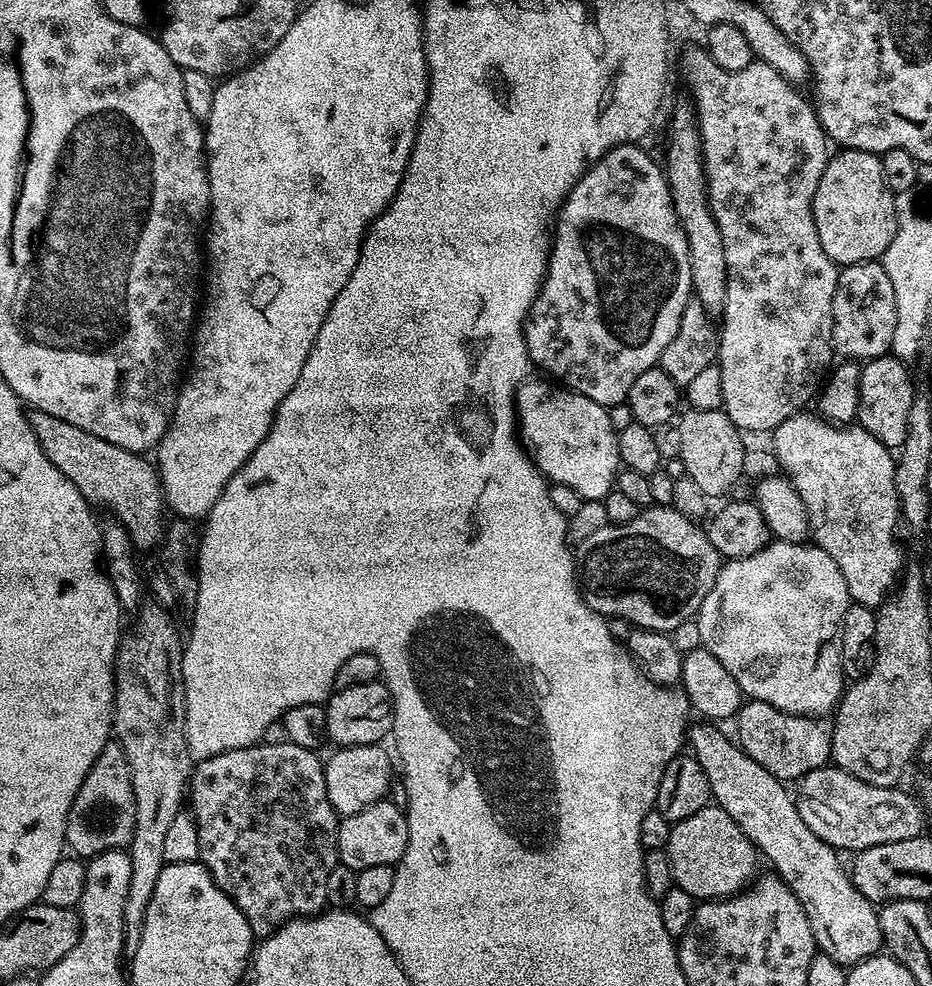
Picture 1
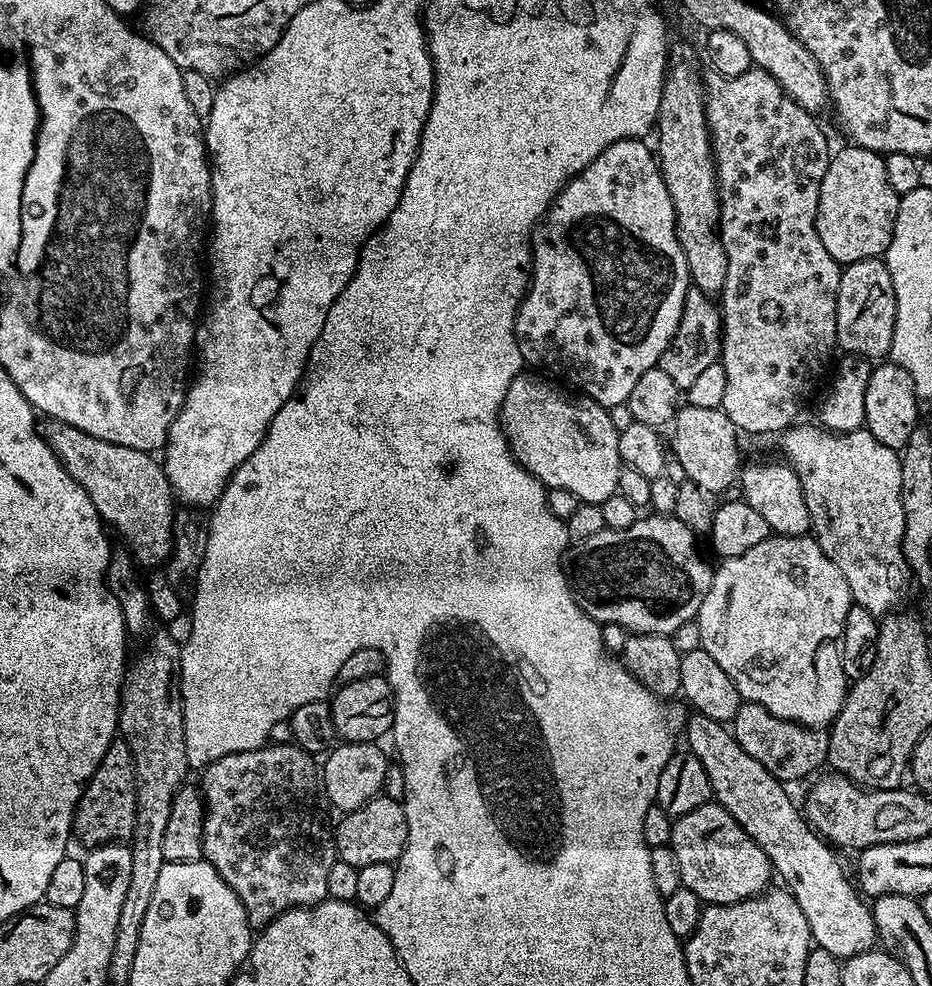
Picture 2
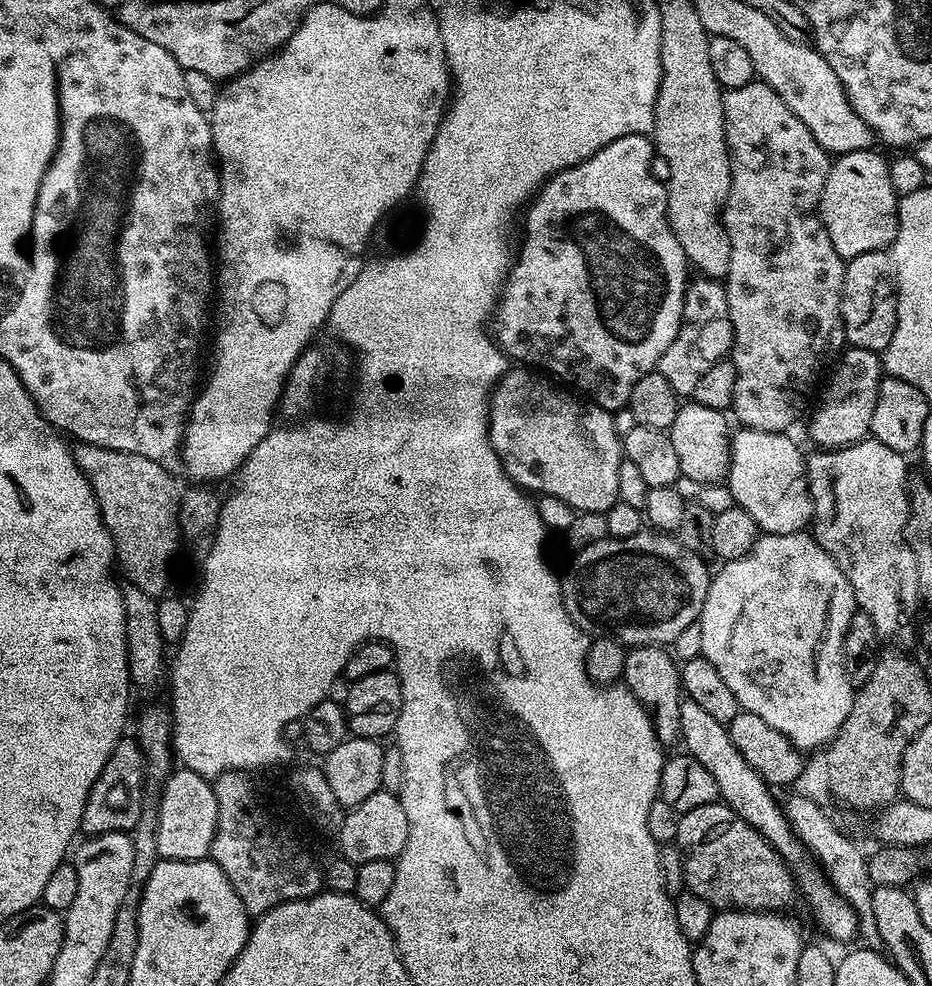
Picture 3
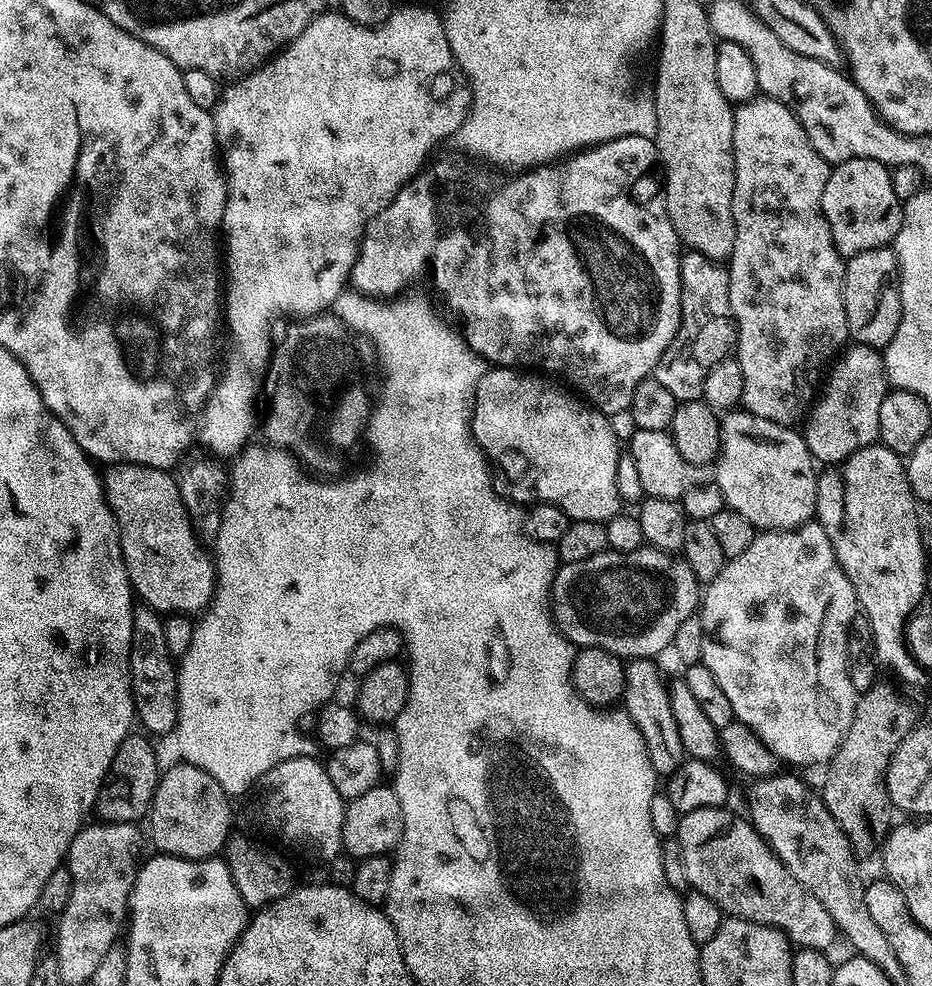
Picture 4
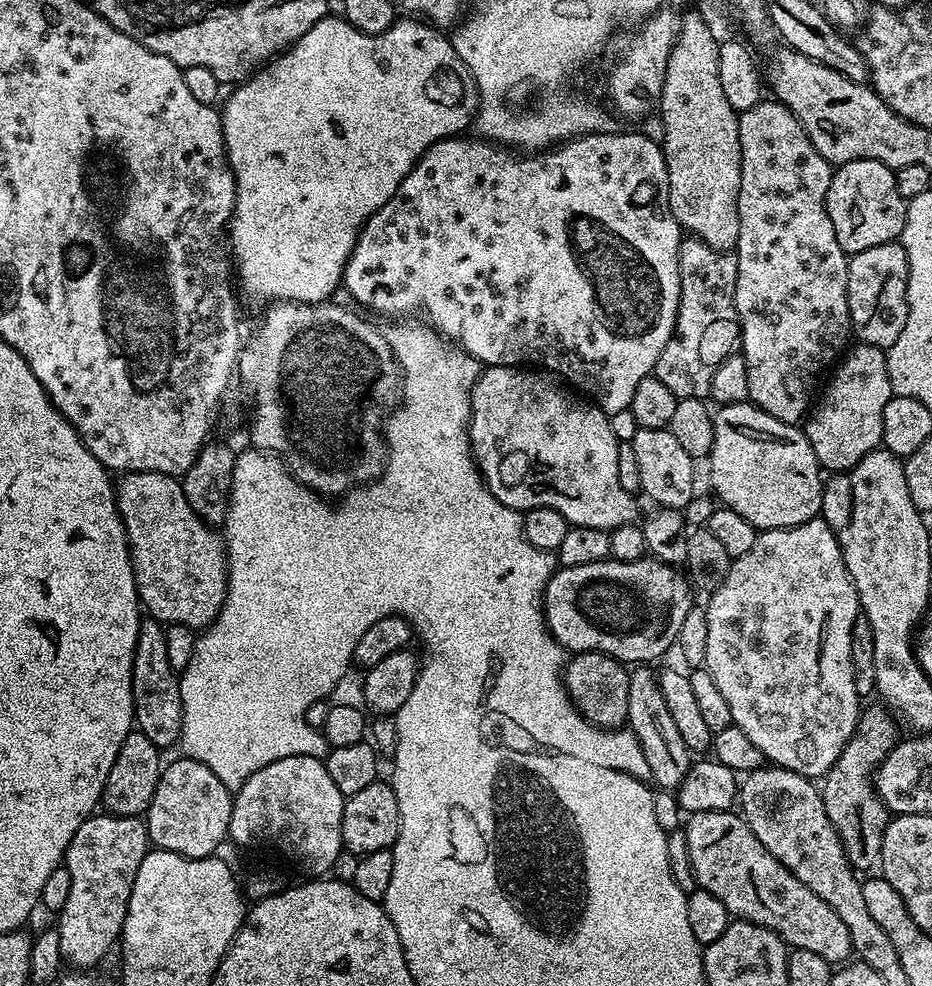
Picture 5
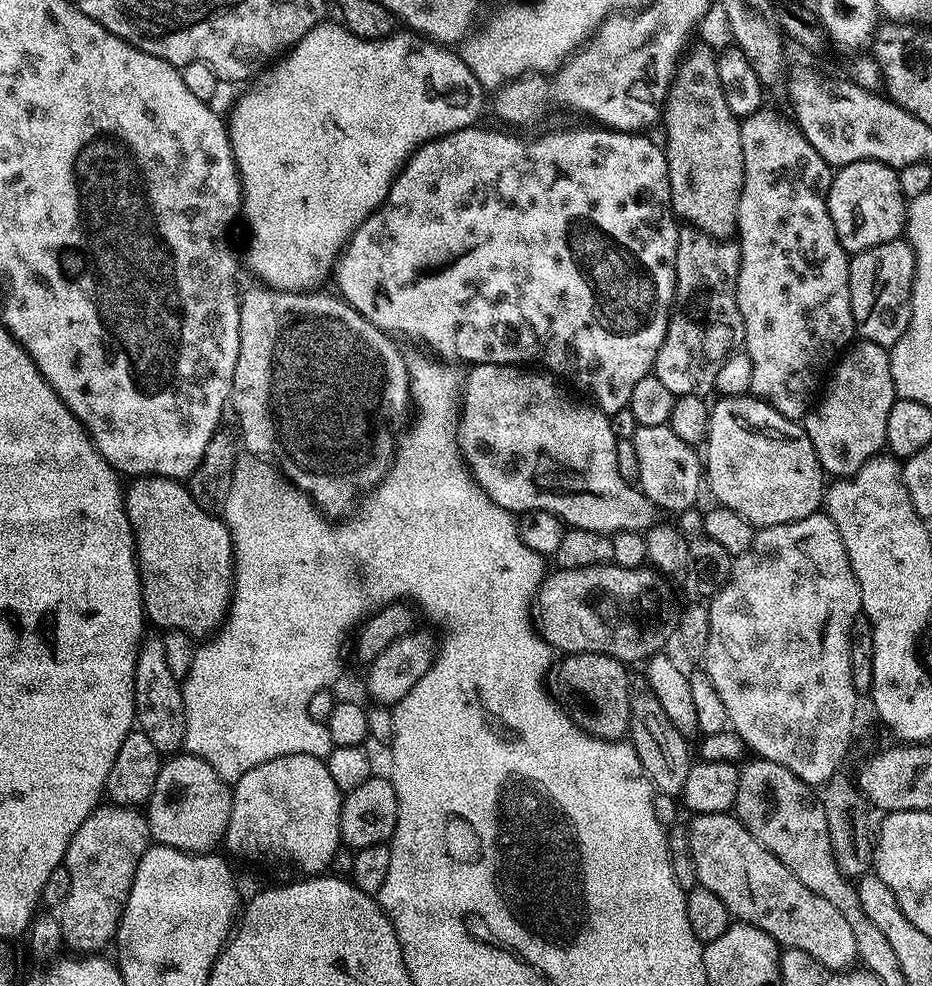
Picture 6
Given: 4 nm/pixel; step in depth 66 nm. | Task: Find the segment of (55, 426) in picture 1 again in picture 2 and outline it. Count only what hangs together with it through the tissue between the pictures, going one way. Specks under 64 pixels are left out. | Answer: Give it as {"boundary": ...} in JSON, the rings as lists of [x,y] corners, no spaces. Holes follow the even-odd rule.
{"boundary":[[[41,419],[38,431],[50,450],[60,459],[66,474],[86,490],[101,520],[121,536],[133,560],[144,570],[156,570],[172,555],[174,493],[164,473],[164,465],[153,453],[130,450],[114,442],[102,442],[78,426]]]}

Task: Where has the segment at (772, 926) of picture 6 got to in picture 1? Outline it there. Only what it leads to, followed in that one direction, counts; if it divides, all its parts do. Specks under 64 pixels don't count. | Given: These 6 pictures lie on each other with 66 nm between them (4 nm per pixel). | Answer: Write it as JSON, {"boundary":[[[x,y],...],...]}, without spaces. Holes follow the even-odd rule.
{"boundary":[[[719,806],[703,808],[698,810],[698,814],[690,814],[690,818],[671,825],[670,831],[672,833],[668,836],[666,851],[672,871],[672,883],[675,887],[686,890],[686,894],[697,901],[712,902],[717,898],[727,898],[741,891],[753,879],[752,871],[756,868],[756,860],[758,861],[758,849],[750,843],[746,834],[742,834],[742,830],[736,825],[734,818],[726,814],[726,810]]]}

